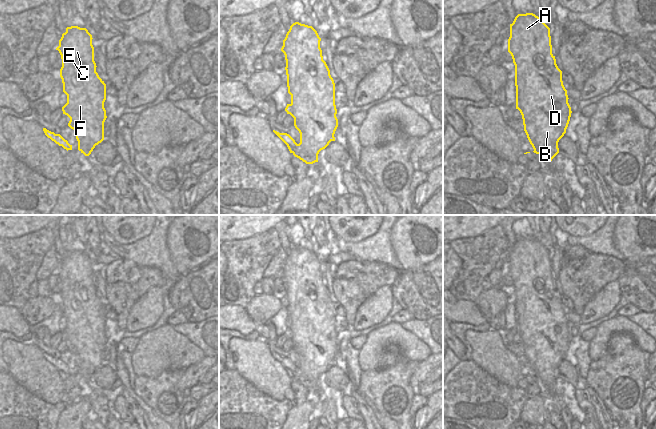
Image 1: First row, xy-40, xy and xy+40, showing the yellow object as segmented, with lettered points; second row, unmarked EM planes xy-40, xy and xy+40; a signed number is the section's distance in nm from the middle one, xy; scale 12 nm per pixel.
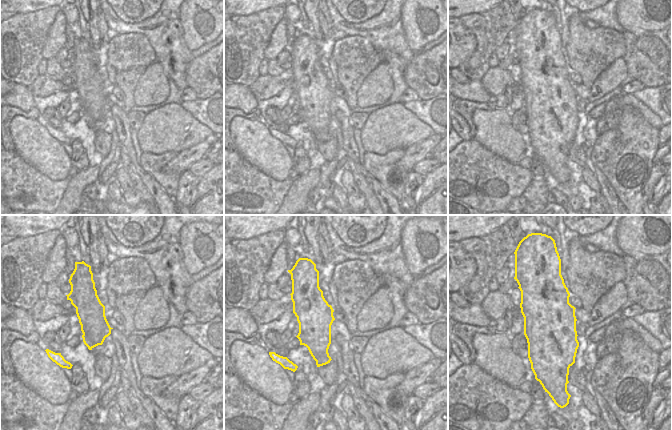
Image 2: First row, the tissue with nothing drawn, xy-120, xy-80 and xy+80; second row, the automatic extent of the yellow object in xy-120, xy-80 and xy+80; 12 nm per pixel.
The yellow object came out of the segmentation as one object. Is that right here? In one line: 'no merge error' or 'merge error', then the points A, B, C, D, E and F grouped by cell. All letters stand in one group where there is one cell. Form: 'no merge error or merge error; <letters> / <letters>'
no merge error; A B C D E F

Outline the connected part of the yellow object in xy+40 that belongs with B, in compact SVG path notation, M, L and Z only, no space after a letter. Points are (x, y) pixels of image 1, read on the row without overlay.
M533 237L518 238L510 248L508 276L515 289L516 333L522 339L524 355L533 376L552 385L559 377L558 366L566 357L572 335L562 295L552 278L550 252Z

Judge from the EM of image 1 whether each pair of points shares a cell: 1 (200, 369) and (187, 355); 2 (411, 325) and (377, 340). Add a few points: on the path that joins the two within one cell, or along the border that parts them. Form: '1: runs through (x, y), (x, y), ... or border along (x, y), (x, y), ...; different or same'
1: border along (205, 356), (182, 370); different
2: border along (401, 324), (423, 342); different

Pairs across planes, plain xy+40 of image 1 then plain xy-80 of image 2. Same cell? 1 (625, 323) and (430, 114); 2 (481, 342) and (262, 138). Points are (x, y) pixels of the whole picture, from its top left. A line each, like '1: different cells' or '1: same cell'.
1: different cells
2: same cell

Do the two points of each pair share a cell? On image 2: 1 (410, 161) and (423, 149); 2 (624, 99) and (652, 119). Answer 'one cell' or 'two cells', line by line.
1: one cell
2: one cell

